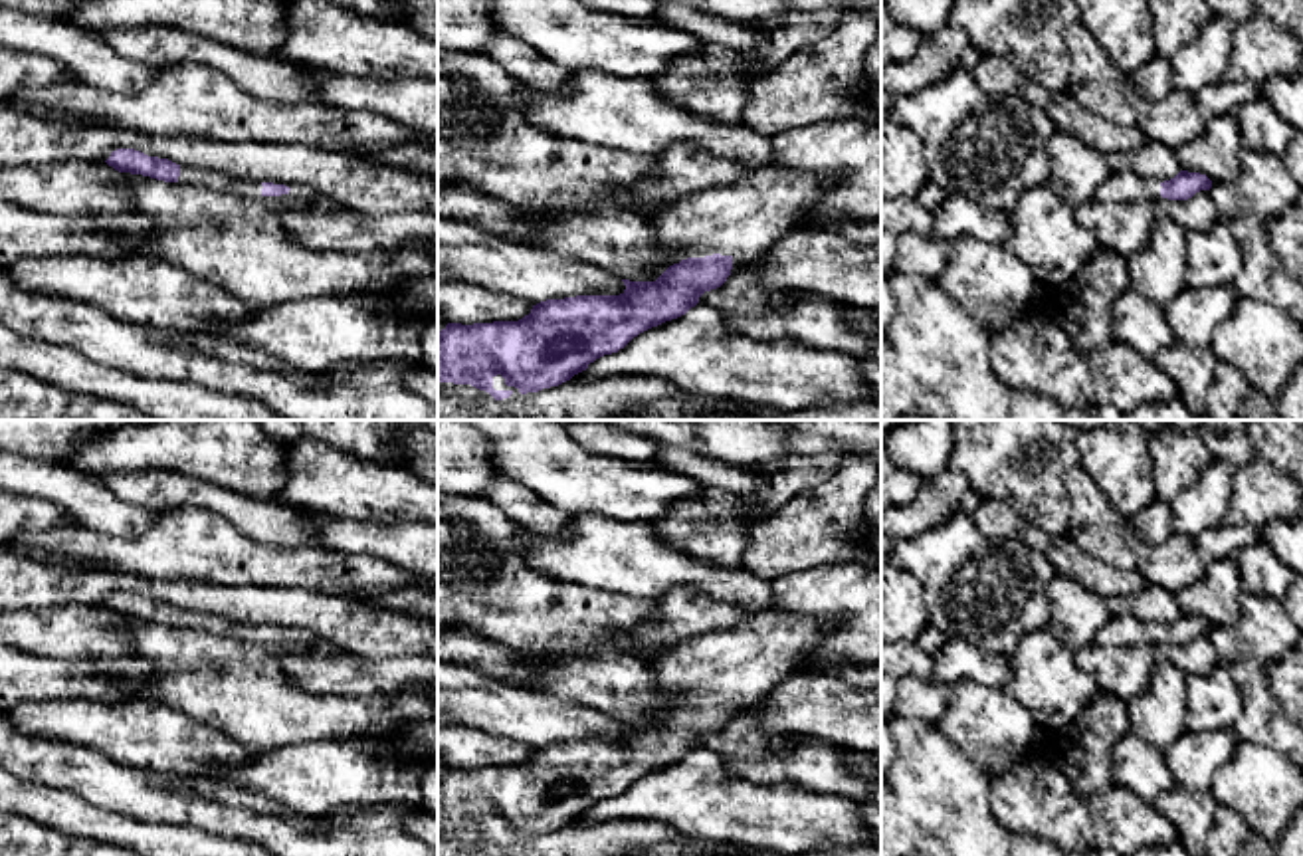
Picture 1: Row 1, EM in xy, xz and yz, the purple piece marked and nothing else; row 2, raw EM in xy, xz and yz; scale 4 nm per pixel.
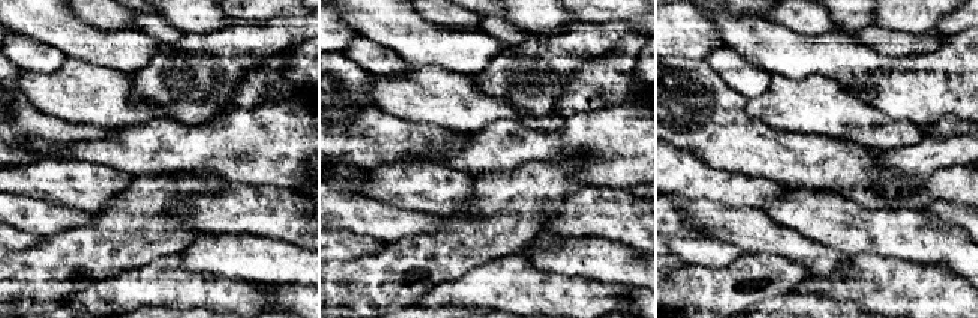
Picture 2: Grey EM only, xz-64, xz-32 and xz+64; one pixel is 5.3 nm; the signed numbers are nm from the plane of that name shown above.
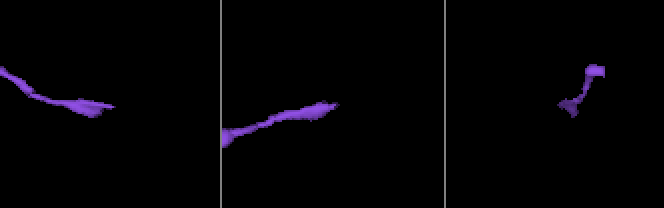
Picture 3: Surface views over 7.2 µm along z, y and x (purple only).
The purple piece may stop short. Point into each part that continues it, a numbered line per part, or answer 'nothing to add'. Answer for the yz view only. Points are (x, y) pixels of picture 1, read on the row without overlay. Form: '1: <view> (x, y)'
1: yz (1125, 631)

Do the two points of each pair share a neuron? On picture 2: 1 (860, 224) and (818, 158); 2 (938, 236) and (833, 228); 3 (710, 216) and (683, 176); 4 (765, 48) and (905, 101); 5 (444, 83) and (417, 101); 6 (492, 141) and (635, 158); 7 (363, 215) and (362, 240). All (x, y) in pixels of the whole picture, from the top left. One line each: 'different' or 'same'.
1: different
2: same
3: different
4: same
5: same
6: same
7: different

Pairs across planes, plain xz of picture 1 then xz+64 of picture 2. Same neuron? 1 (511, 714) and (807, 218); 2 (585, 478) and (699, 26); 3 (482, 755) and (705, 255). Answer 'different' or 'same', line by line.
1: different
2: different
3: same

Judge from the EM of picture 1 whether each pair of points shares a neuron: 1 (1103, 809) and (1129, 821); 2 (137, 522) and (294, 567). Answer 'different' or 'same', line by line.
1: same
2: different

